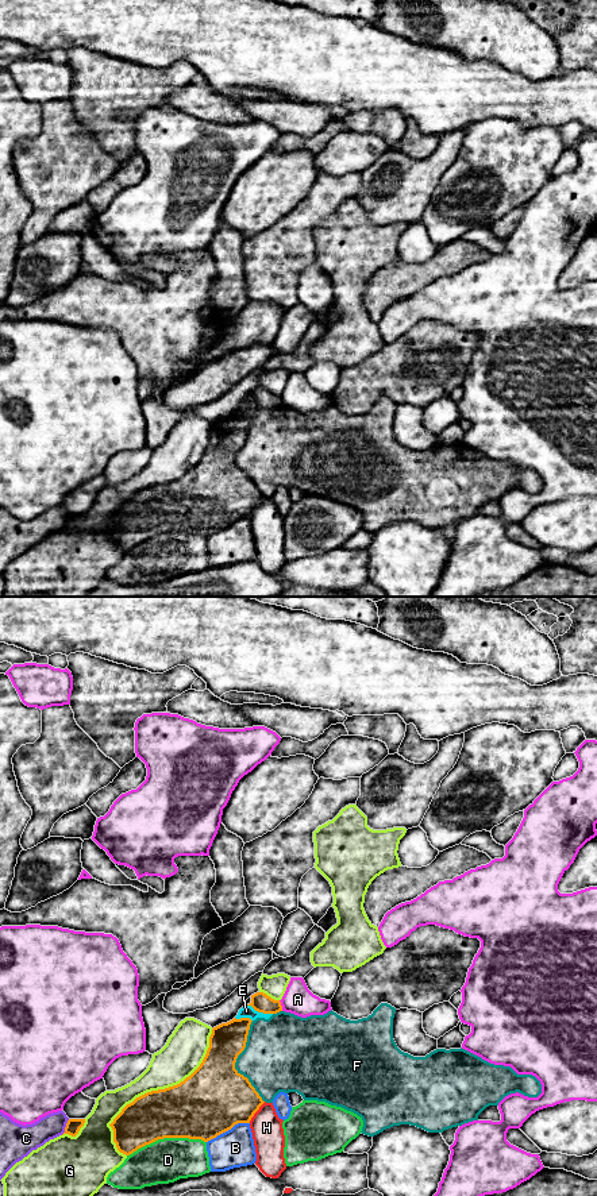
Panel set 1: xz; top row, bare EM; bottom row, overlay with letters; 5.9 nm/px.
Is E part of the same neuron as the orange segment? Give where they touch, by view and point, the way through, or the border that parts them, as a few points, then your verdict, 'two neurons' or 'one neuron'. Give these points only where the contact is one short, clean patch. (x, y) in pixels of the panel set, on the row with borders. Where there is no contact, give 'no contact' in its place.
xz (260, 1011) | along xz (246, 1004), (258, 1011), (272, 1014) | two neurons

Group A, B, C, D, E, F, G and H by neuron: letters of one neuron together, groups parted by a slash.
A / B / C / D / E F / G / H

